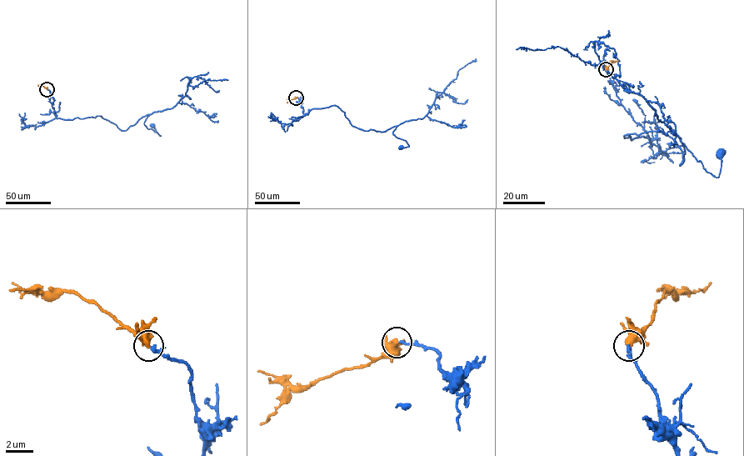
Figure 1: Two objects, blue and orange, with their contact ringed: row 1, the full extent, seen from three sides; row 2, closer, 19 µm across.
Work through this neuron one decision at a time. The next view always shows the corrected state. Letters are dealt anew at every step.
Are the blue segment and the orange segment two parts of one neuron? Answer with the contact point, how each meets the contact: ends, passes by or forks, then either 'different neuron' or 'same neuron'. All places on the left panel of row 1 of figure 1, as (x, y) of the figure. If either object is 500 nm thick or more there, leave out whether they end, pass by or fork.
at (47, 89); same neuron

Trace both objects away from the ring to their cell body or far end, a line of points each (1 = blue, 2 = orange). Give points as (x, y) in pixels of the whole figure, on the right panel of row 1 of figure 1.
1: (606, 69), (647, 135), (625, 137), (663, 131), (680, 165), (671, 127), (716, 177), (721, 154)
2: (606, 69), (611, 62), (618, 60)

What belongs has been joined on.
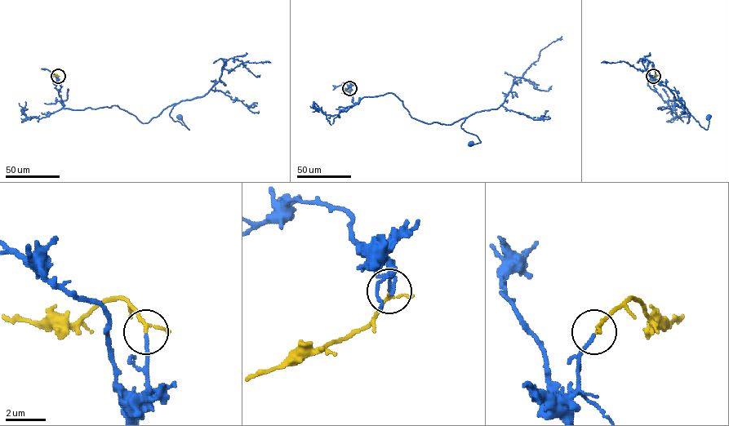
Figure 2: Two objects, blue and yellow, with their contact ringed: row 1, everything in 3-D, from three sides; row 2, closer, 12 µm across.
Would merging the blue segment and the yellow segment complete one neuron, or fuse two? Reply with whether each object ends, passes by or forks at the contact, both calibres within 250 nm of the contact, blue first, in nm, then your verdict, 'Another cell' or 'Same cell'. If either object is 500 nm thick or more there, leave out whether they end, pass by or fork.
At the ring blue ends. At the ring yellow passes by. Thickness 150 nm (blue) against 140 nm. Same cell

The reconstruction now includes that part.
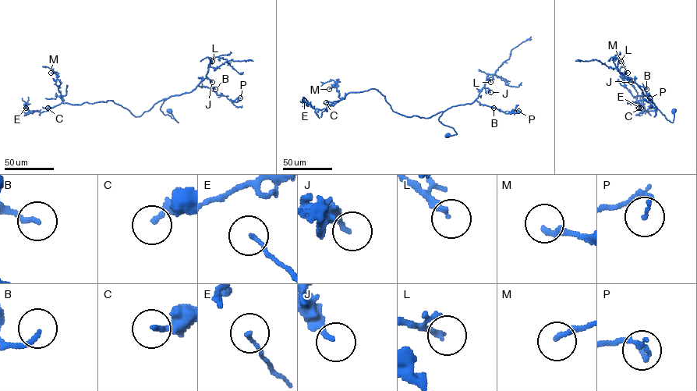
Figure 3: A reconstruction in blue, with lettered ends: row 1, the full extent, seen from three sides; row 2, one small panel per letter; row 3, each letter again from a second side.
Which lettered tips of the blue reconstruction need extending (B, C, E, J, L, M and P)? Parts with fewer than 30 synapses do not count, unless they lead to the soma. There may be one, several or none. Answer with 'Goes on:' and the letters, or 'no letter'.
Goes on: L

